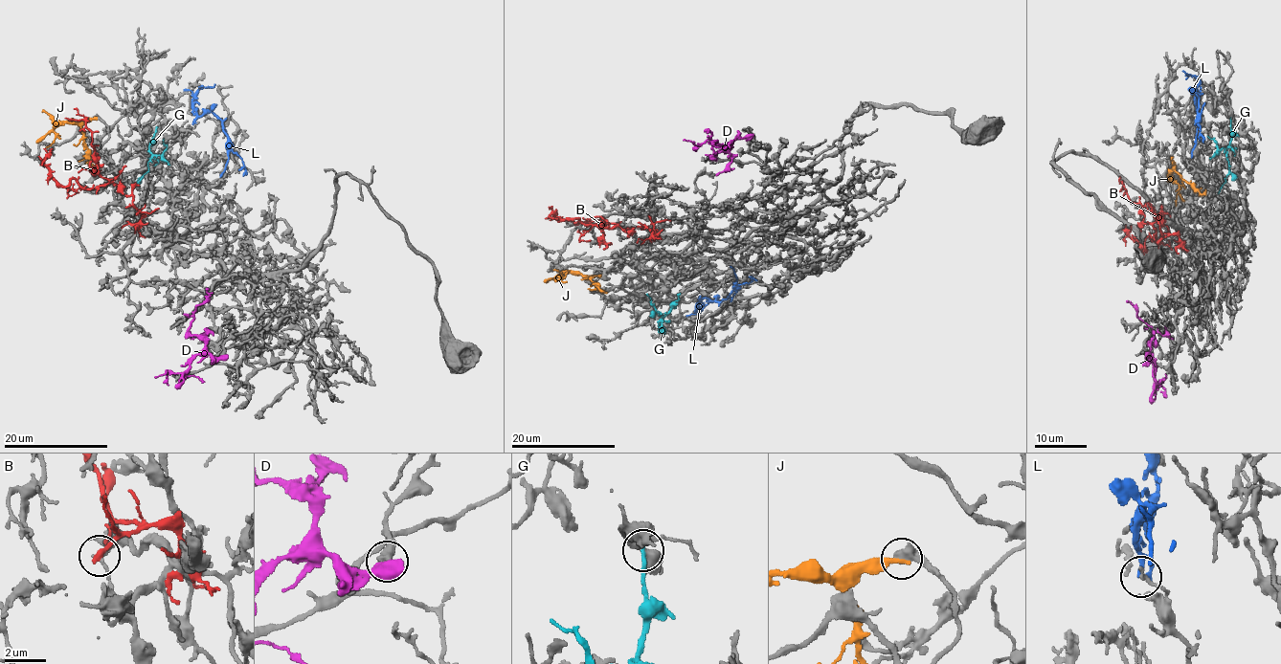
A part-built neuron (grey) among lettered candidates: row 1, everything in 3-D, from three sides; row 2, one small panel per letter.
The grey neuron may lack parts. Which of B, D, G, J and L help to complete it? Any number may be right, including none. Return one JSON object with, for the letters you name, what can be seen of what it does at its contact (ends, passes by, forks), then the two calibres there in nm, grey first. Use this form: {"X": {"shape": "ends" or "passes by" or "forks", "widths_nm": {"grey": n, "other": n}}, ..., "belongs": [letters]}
{"belongs": []}

